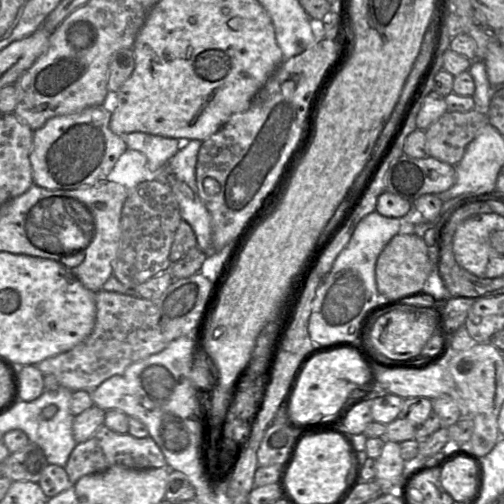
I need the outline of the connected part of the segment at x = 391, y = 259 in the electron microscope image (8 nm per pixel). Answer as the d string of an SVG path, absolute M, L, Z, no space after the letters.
M397 234L385 246L376 262L375 276L378 292L383 299L396 299L418 291L424 286L431 271L432 264L425 241L415 234Z

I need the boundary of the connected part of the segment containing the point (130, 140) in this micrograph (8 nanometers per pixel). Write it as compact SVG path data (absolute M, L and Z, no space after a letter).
M132 132L123 136L128 149L142 153L147 159L147 167L152 173L158 172L177 153L179 141L143 132Z

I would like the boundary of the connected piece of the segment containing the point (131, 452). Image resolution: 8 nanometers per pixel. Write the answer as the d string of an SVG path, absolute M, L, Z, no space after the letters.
M102 425L87 441L77 443L65 465L65 471L71 484L81 477L102 472L112 466L123 466L133 470L168 468L166 459L151 437L136 438L129 434L118 434Z

